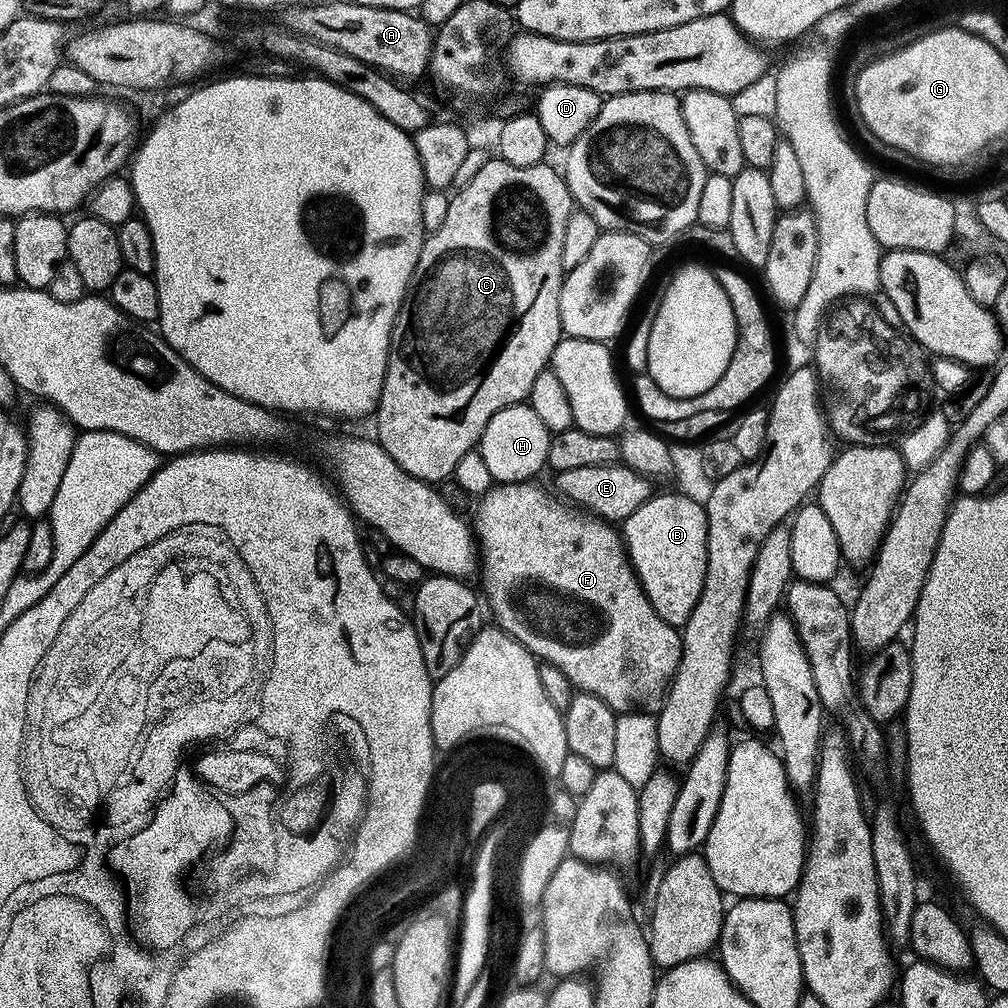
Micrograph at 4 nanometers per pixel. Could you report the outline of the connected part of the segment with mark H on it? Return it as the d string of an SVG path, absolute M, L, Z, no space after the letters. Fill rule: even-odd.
M511 404L506 406L506 410L498 410L498 414L494 414L490 422L486 422L486 430L482 434L478 450L482 454L482 462L486 462L490 469L493 481L502 484L523 484L536 478L540 471L545 471L552 438L553 433L548 431L548 427L542 423L542 418L534 414L529 404Z

